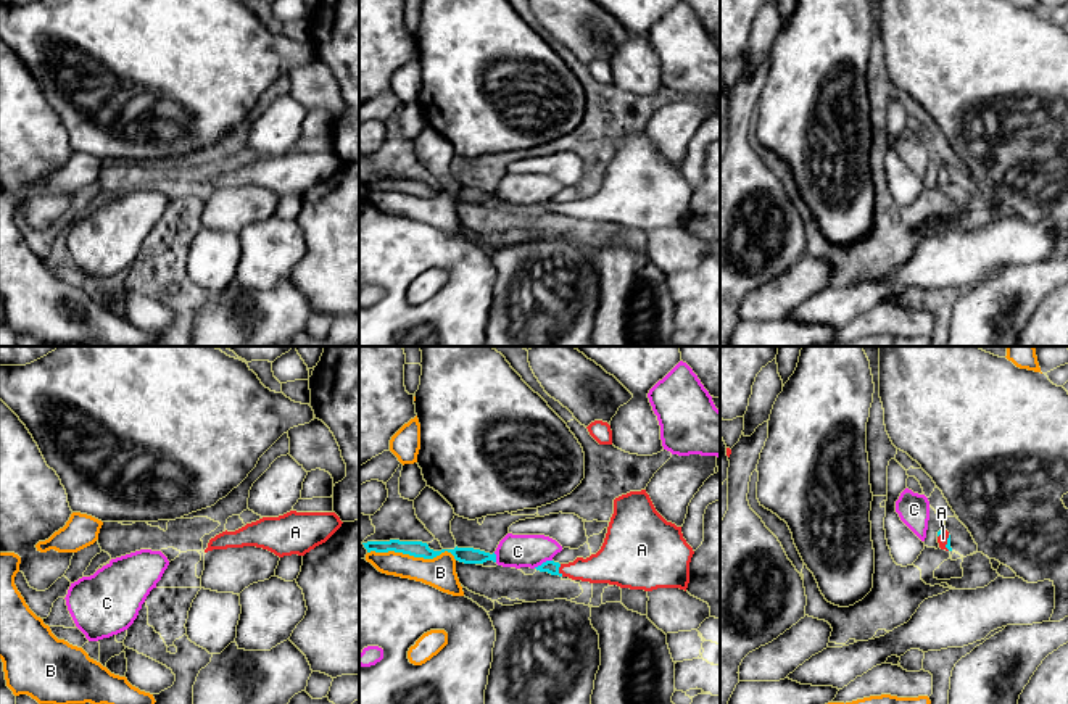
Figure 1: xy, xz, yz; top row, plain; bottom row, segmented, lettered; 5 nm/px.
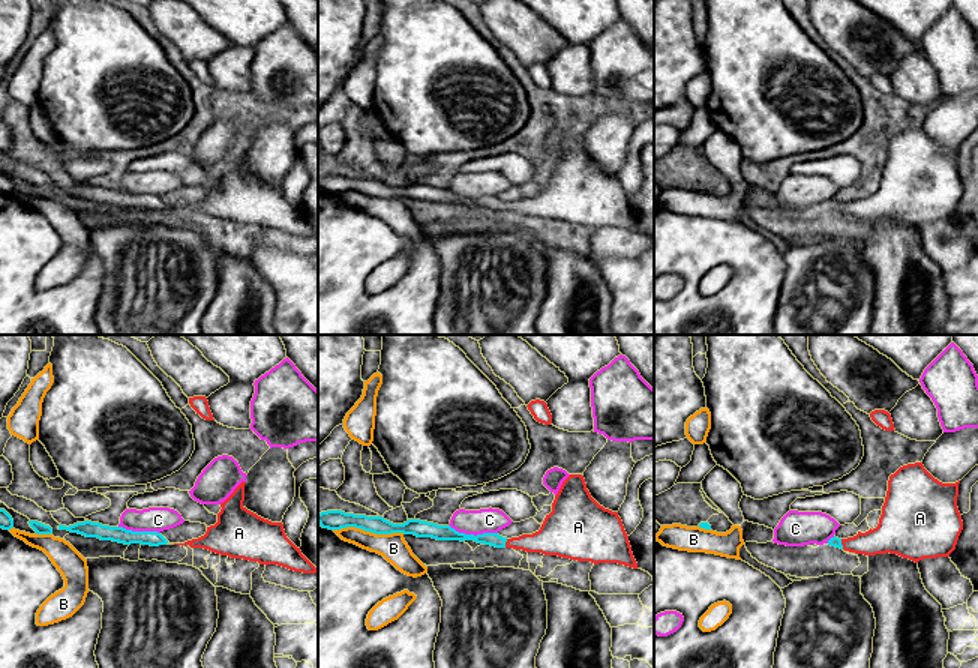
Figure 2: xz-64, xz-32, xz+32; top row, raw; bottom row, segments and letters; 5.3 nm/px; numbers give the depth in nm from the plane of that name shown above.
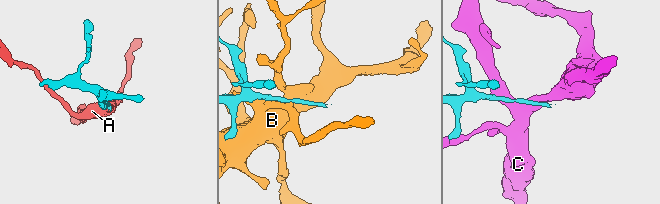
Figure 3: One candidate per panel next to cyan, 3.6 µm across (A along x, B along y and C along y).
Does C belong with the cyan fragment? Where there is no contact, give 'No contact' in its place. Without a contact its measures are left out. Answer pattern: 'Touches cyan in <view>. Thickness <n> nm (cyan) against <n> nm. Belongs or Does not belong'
Touches cyan in xz. Thickness 70 nm (cyan) against 160 nm. Does not belong

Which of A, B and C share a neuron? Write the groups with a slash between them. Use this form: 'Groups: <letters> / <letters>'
Groups: A / B / C

